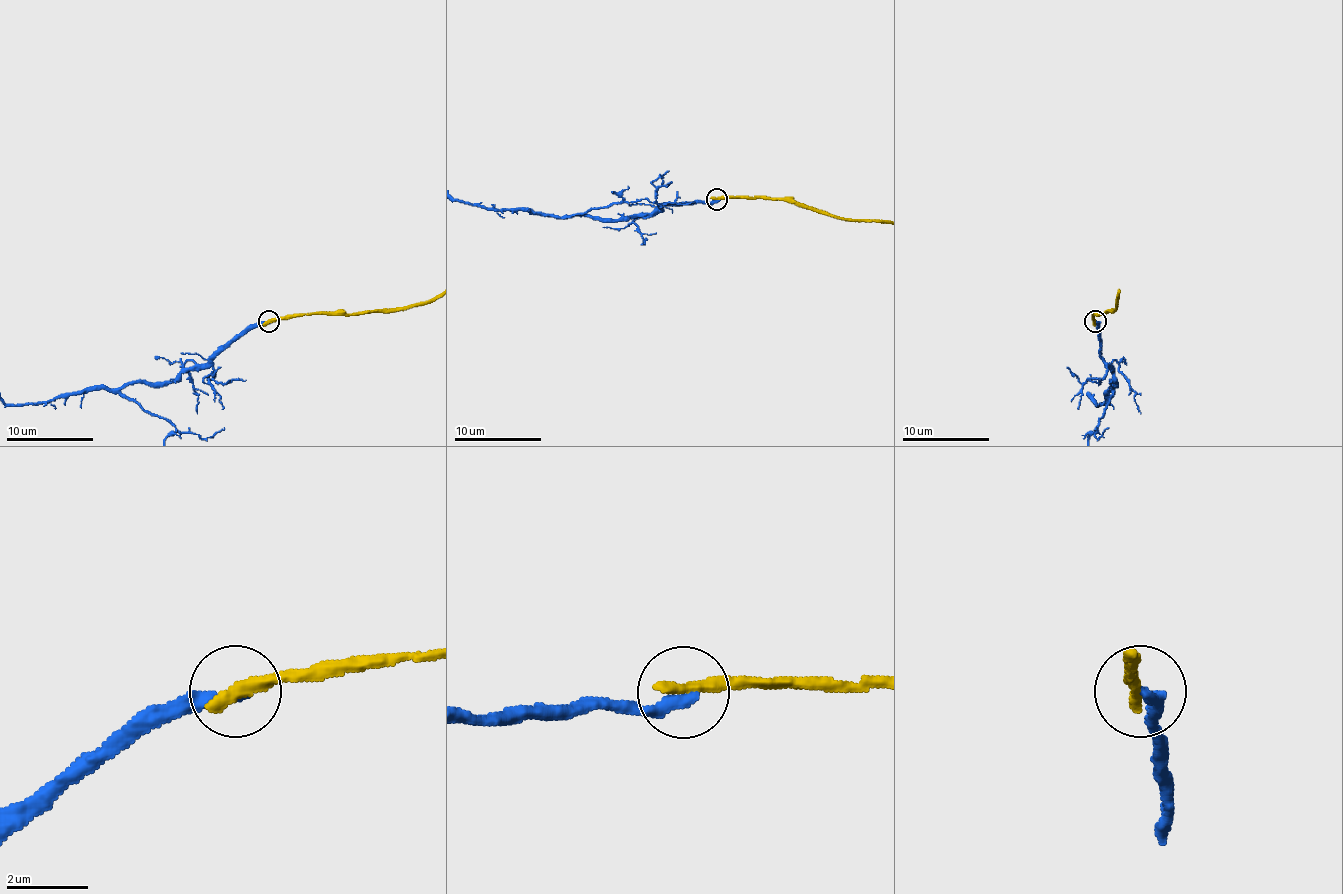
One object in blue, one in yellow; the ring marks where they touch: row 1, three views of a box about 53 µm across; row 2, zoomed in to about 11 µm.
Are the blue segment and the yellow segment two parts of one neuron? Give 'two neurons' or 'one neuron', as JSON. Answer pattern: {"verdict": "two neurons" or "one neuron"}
{"verdict": "two neurons"}

